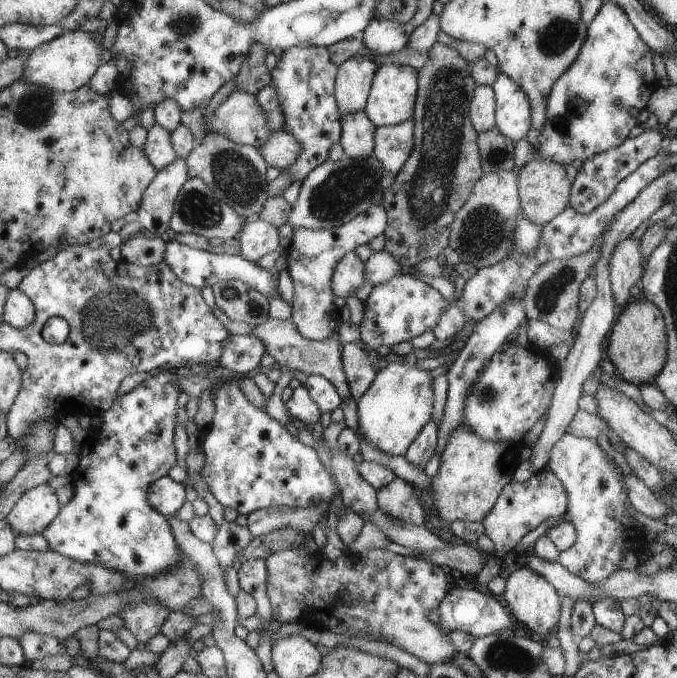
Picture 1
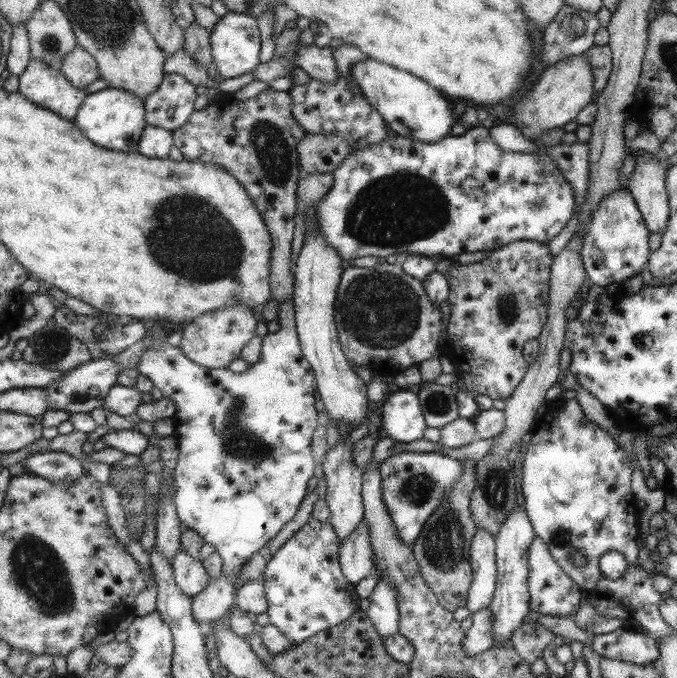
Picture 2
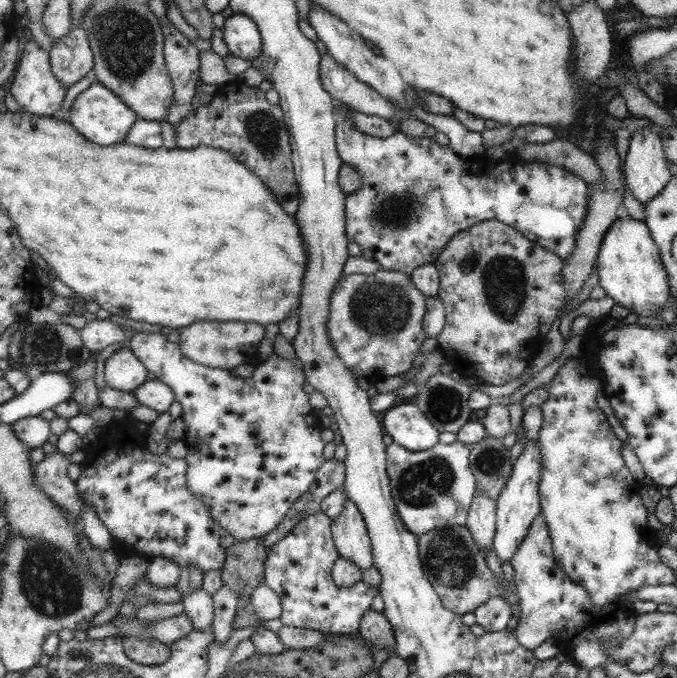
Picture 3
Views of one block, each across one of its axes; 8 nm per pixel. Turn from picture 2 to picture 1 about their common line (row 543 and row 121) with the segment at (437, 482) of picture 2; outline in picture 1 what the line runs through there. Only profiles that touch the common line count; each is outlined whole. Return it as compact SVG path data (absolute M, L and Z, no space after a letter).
M413 117L398 125L375 127L373 140L373 156L394 177L402 170L414 146Z

